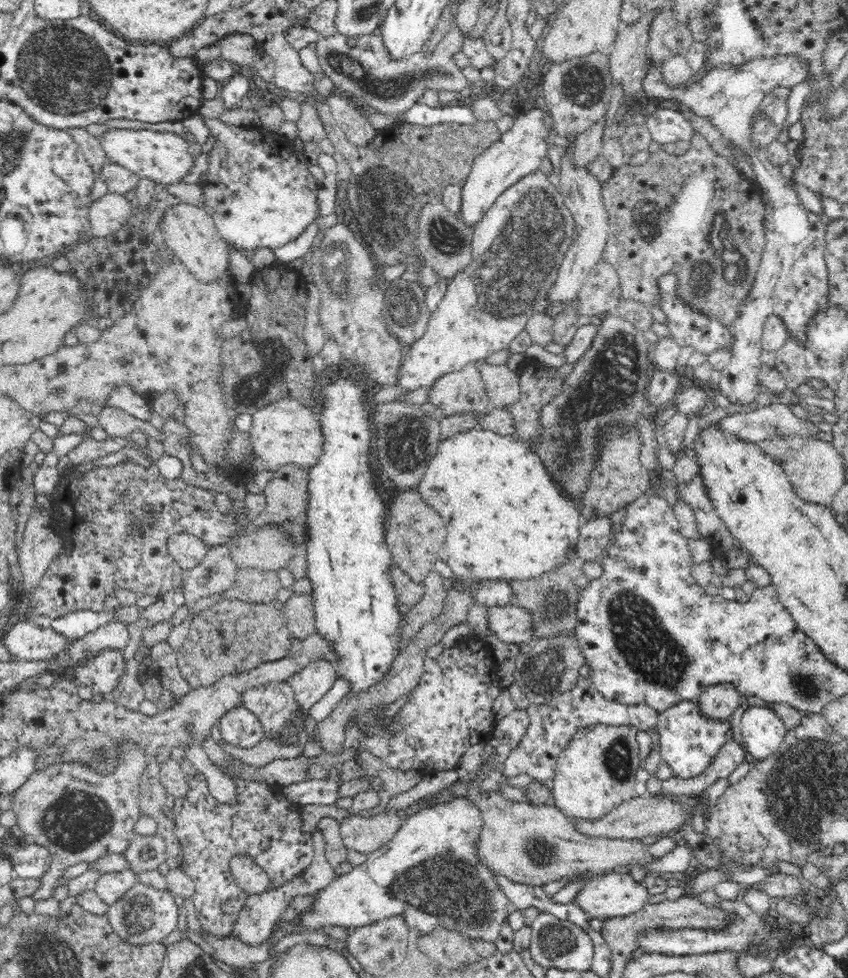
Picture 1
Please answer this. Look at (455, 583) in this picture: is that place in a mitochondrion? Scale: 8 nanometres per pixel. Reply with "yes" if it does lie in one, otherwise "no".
no

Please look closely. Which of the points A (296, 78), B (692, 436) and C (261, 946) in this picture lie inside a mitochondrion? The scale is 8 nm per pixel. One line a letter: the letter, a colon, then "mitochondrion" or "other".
A: other
B: other
C: other

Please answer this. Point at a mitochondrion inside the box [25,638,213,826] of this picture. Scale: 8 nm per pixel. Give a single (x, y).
(99, 757)

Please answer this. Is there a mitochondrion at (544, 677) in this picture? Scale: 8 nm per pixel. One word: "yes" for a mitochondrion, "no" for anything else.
yes

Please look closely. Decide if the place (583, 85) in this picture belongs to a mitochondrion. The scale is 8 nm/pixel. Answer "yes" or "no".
yes

